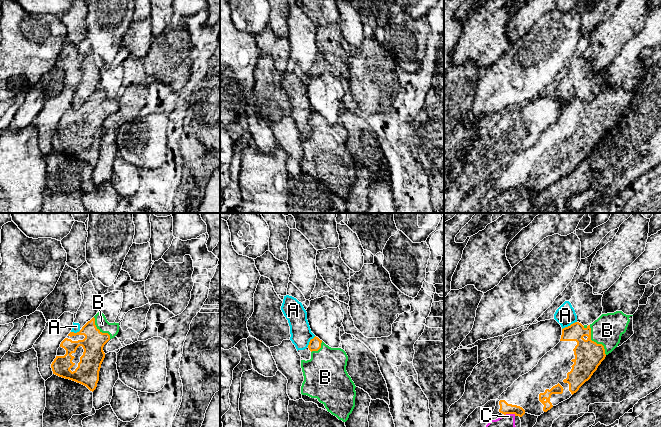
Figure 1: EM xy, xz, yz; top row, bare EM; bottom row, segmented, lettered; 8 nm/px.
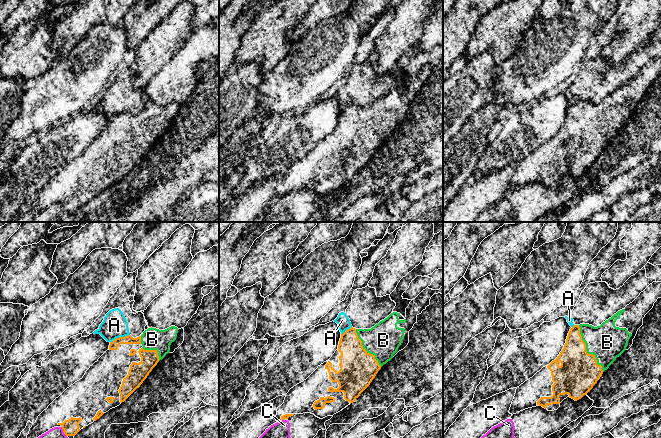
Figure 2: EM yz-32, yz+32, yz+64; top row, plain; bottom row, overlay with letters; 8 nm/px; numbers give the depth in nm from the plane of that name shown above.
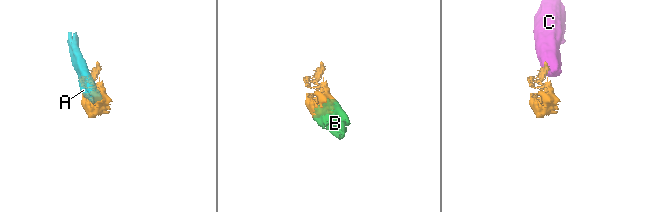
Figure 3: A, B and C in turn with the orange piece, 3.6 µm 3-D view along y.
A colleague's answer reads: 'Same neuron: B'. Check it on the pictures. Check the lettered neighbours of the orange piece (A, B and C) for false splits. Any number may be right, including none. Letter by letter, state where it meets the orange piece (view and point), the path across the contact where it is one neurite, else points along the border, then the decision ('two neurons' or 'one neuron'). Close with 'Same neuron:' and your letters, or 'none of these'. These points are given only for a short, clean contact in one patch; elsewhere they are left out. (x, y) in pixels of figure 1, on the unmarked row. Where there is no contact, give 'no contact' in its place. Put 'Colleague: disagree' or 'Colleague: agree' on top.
Colleague: agree
A: yz (570, 101) | along yz (576, 97), (562, 105) | two neurons
B: yz (593, 117) | one neuron
C: yz (509, 189) | along yz (515, 190), (504, 191) | two neurons
Same neuron: B

